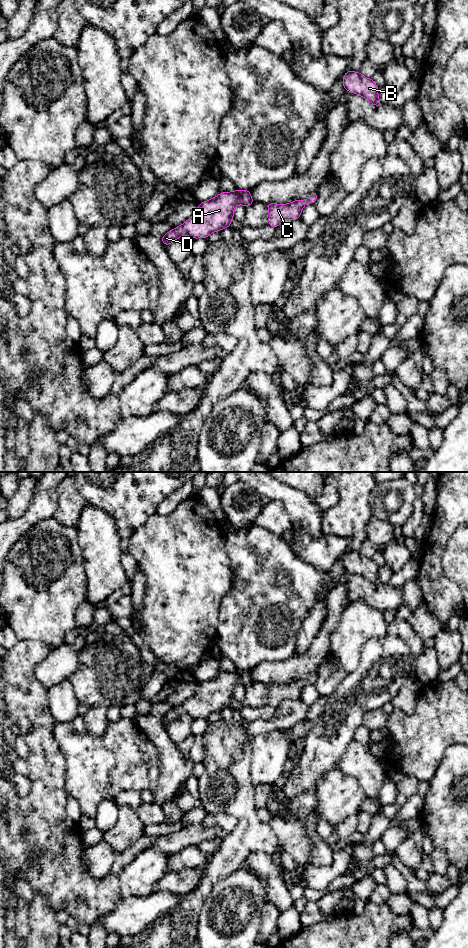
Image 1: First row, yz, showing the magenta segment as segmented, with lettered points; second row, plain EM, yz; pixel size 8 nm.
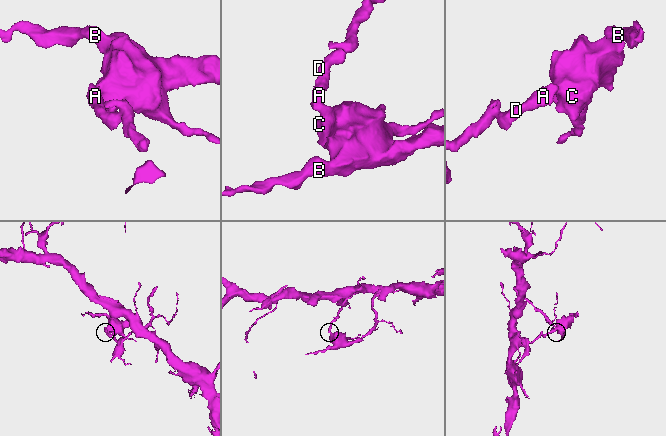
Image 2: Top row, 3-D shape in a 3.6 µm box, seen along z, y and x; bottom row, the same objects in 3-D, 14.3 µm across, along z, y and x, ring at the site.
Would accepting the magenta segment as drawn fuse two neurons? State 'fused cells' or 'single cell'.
fused cells

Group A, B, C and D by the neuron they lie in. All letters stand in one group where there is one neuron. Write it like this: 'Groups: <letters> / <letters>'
Groups: A D / B C

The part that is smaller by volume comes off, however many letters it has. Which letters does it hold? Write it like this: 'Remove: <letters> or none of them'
Remove: B, C

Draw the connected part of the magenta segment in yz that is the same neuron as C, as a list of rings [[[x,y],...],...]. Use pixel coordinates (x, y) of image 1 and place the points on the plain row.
[[[316,670],[306,680],[295,680],[289,684],[266,683],[268,686],[268,704],[277,708],[286,699],[300,700],[303,687],[307,683],[315,684],[317,675]]]

